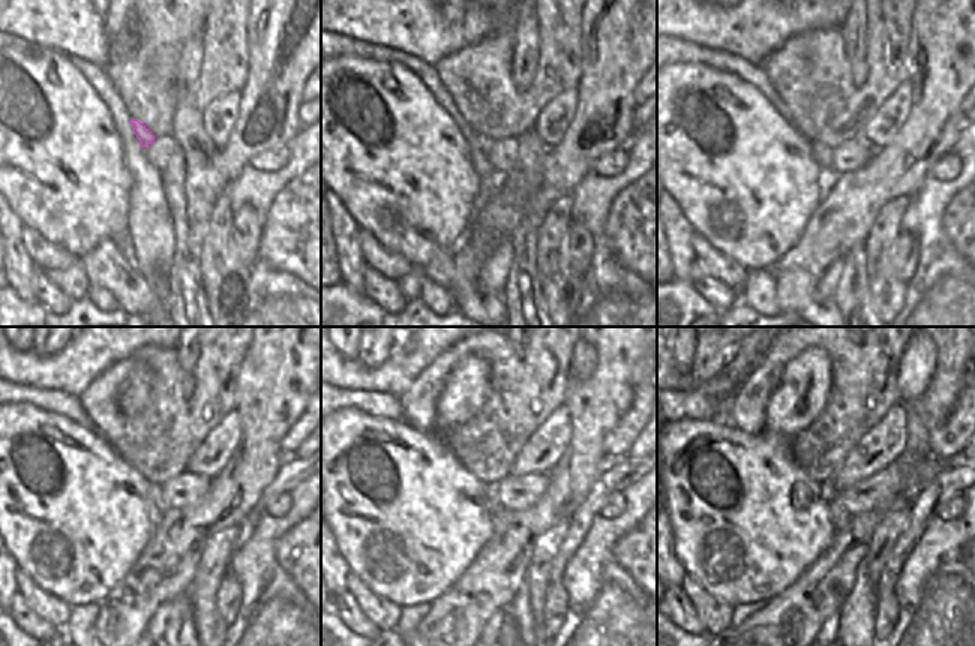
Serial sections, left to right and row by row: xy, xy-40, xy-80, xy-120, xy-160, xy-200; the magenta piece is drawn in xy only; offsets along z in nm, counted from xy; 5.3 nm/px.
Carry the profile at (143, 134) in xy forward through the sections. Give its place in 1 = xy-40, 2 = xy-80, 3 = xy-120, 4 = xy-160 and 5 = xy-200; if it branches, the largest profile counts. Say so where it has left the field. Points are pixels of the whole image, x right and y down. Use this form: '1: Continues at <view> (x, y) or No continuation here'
1: Continues at xy-40 (485, 144)
2: Continues at xy-80 (822, 155)
3: Continues at xy-120 (158, 507)
4: Continues at xy-160 (495, 508)
5: Continues at xy-200 (837, 516)

